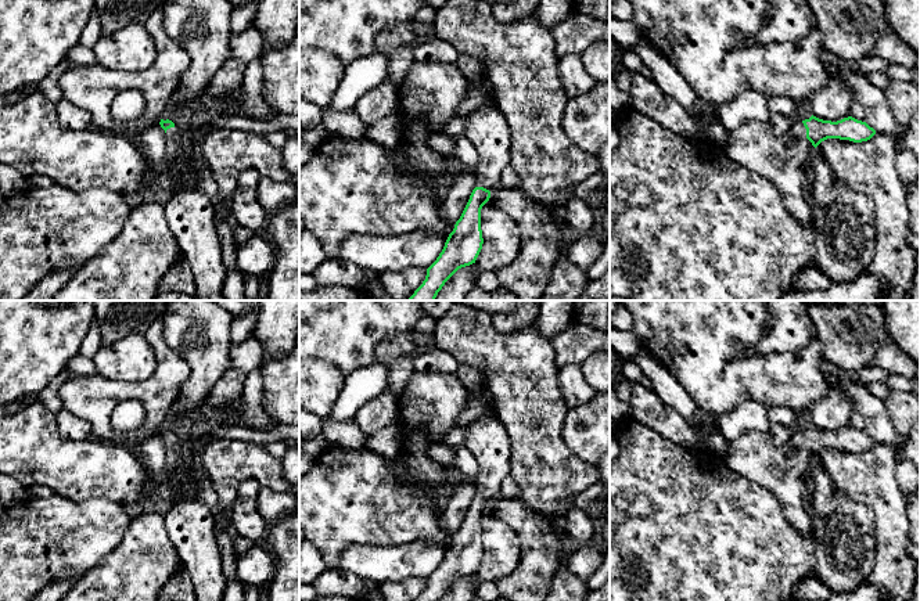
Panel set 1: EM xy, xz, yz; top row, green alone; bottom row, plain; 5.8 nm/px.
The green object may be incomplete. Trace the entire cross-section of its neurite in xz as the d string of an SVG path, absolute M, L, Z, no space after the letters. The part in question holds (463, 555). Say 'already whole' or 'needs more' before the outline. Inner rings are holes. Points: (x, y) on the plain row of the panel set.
needs more | M490 411L478 417L467 427L466 447L475 457L479 472L475 476L475 499L470 510L456 532L453 541L449 544L445 557L436 571L427 579L423 594L416 601L441 601L445 593L461 577L475 573L484 554L481 540L481 519L489 511L490 503L500 497L500 486L503 479L510 475L511 442L508 433L499 417Z

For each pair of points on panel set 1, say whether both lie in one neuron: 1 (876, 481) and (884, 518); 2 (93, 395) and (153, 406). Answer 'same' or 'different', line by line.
1: same
2: same

